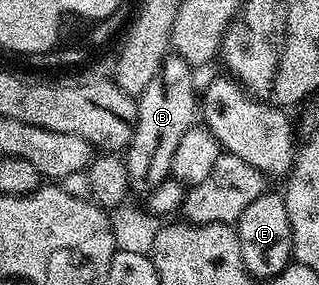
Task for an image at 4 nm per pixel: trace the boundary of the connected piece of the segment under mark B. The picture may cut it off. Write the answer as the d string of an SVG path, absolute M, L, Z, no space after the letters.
M175 52L170 53L163 60L157 81L137 98L137 122L123 154L134 195L148 196L155 184L163 184L163 180L170 177L171 156L175 156L175 148L179 148L183 132L194 126L199 114L199 86L197 90L193 74L194 67L187 60Z

